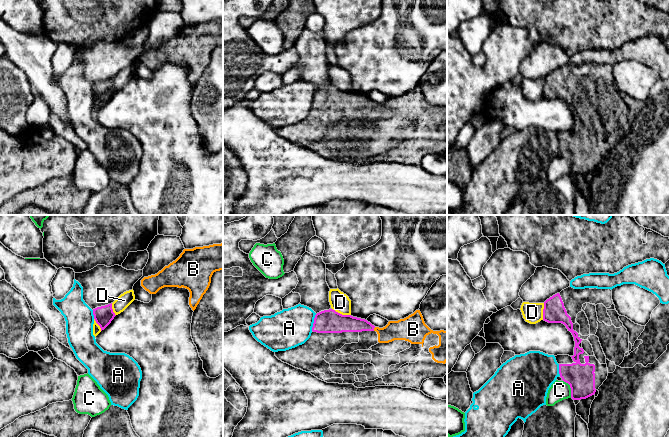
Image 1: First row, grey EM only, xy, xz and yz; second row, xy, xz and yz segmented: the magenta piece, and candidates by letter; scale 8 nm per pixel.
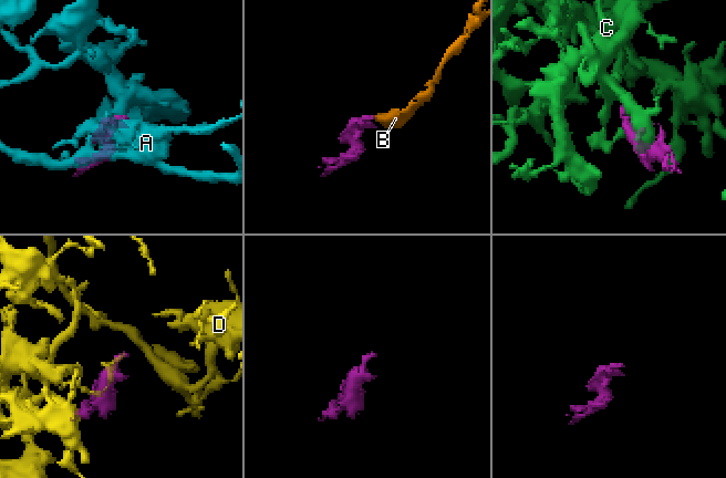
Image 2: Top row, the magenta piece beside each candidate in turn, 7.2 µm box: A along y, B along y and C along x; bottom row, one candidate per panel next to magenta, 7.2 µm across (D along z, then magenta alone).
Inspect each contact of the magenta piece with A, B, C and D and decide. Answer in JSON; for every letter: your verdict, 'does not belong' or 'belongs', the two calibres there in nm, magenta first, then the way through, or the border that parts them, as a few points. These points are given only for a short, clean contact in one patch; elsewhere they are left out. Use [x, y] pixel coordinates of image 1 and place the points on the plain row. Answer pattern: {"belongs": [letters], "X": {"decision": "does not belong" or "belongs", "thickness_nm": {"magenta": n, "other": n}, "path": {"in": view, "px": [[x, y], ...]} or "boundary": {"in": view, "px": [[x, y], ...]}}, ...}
{"belongs": ["B"], "A": {"decision": "does not belong", "thickness_nm": {"magenta": 190, "other": 320}}, "B": {"decision": "belongs", "thickness_nm": {"magenta": 140, "other": 180}, "path": {"in": "xz", "px": [[343, 99], [365, 101], [373, 105], [404, 105]]}}, "C": {"decision": "does not belong", "thickness_nm": {"magenta": 220, "other": 160}, "boundary": {"in": "yz", "px": [[563, 156], [569, 161], [571, 173]]}}, "D": {"decision": "does not belong", "thickness_nm": {"magenta": 190, "other": 160}, "boundary": {"in": "xz", "px": [[332, 84], [342, 90], [350, 91]]}}}

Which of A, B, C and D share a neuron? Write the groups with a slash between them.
A / B / C / D

